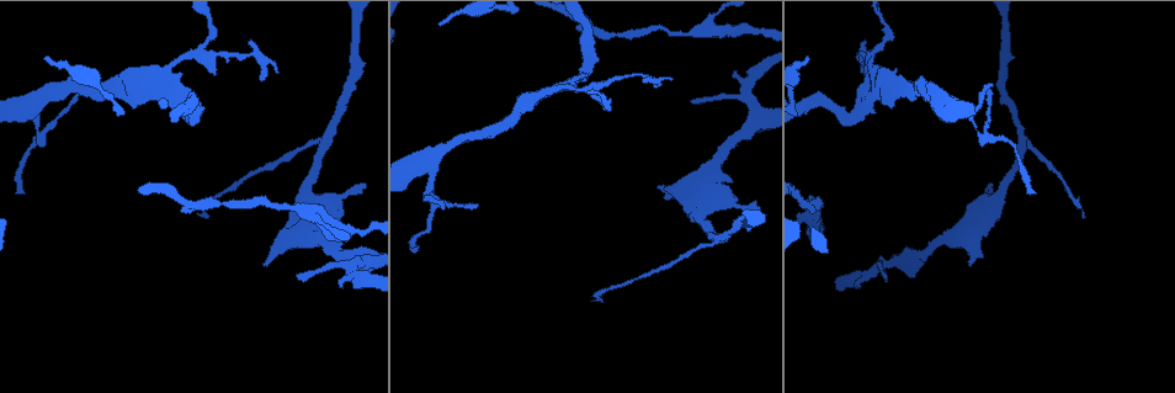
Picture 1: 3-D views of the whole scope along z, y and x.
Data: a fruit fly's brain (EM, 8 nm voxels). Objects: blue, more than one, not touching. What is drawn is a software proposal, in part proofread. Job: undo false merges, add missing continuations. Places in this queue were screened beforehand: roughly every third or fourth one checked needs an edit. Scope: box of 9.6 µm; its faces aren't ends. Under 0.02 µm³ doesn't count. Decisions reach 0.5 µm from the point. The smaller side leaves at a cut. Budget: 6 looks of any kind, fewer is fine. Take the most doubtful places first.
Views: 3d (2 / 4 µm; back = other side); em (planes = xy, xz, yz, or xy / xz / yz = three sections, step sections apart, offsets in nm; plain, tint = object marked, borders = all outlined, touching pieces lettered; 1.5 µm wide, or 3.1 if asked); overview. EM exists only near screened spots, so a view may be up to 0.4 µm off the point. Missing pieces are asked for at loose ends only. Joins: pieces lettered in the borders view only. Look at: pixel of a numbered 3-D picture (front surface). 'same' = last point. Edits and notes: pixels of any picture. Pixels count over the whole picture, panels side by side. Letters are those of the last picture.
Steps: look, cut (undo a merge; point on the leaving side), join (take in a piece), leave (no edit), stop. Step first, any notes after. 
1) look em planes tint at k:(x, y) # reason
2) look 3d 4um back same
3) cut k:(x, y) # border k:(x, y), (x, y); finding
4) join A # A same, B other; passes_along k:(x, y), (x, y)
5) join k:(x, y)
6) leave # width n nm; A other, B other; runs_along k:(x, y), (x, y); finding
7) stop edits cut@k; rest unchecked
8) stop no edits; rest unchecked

look 3d 2um back at 1:(44, 58) # thin end

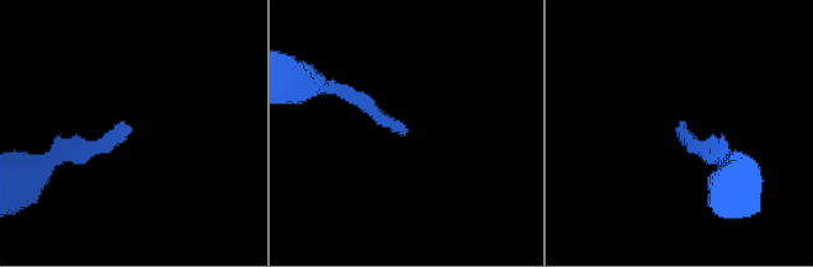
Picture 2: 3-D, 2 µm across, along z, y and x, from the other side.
look em xz step 8 borders at 2:(682, 128) # now the EM

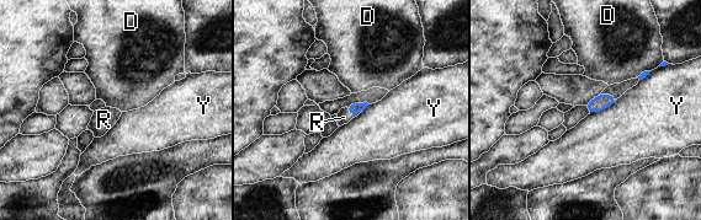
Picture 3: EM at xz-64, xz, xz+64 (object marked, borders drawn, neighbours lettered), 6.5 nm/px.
look em planes borders same # another direction

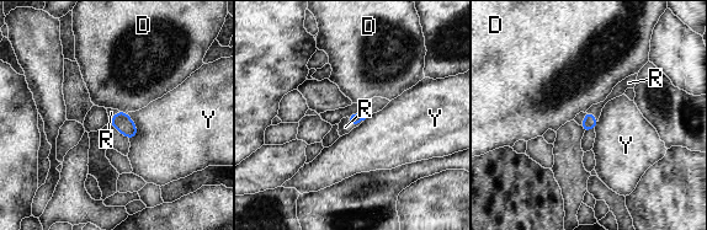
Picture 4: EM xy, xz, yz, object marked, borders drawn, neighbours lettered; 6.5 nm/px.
join R # D other, R same, Y other; passes_along 4:(355, 118), (354, 126), (345, 127); it goes on there

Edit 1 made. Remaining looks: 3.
look overview # see it whole again

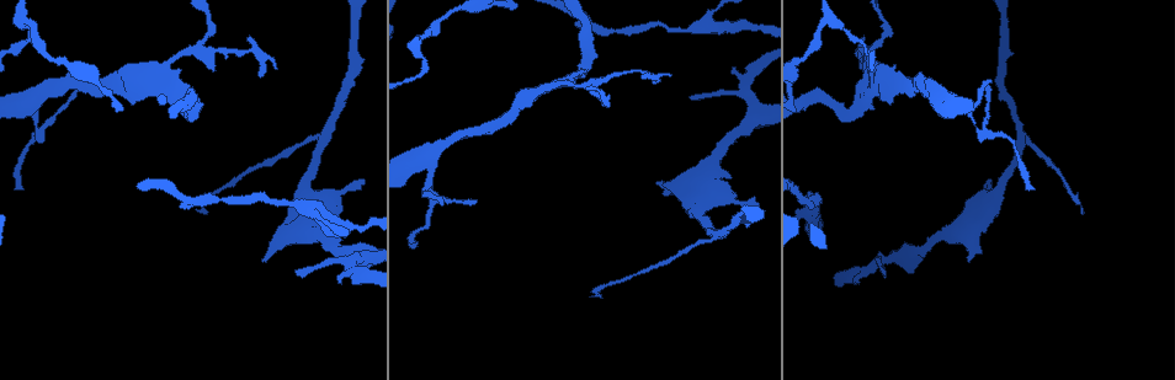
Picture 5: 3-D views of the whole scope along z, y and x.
look 3d 4um at 5:(1034, 189) # thin end

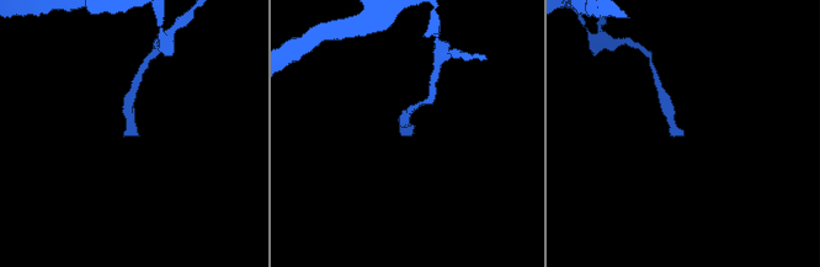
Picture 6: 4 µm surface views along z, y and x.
look em planes borders at 6:(133, 134) # now the EM

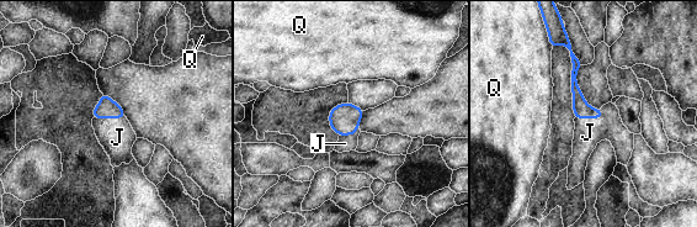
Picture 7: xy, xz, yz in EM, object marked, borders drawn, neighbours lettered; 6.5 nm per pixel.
join J # width 110 nm; J same, Q other; passes_along 7:(581, 109), (590, 117), (588, 132); the neuron continues

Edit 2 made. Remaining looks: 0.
stop edits join@4, join@7; rest unchecked

